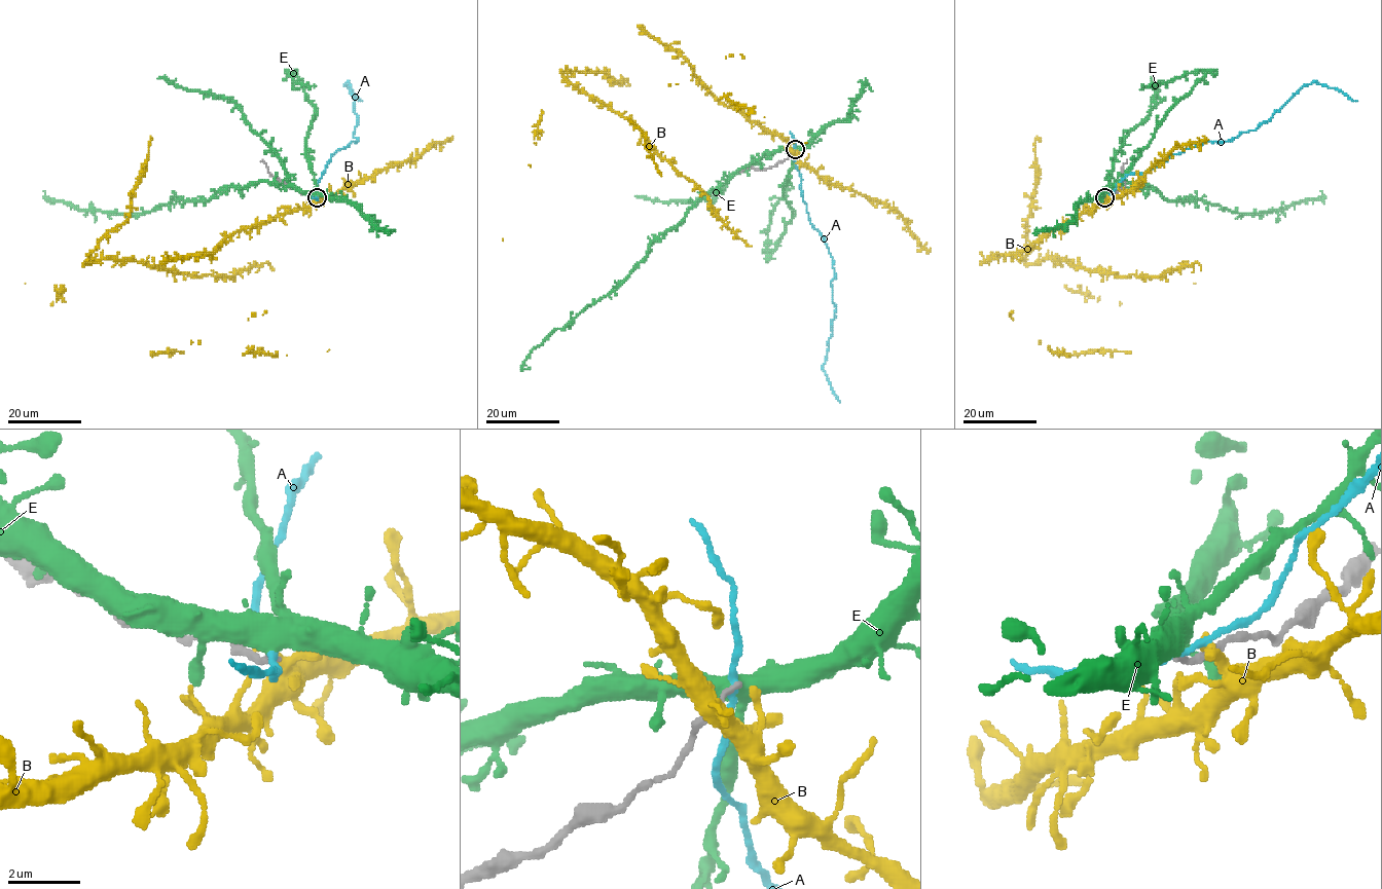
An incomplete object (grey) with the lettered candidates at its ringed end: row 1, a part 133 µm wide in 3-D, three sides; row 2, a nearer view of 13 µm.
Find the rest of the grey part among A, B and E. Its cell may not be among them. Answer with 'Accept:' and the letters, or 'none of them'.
Accept: none of them

